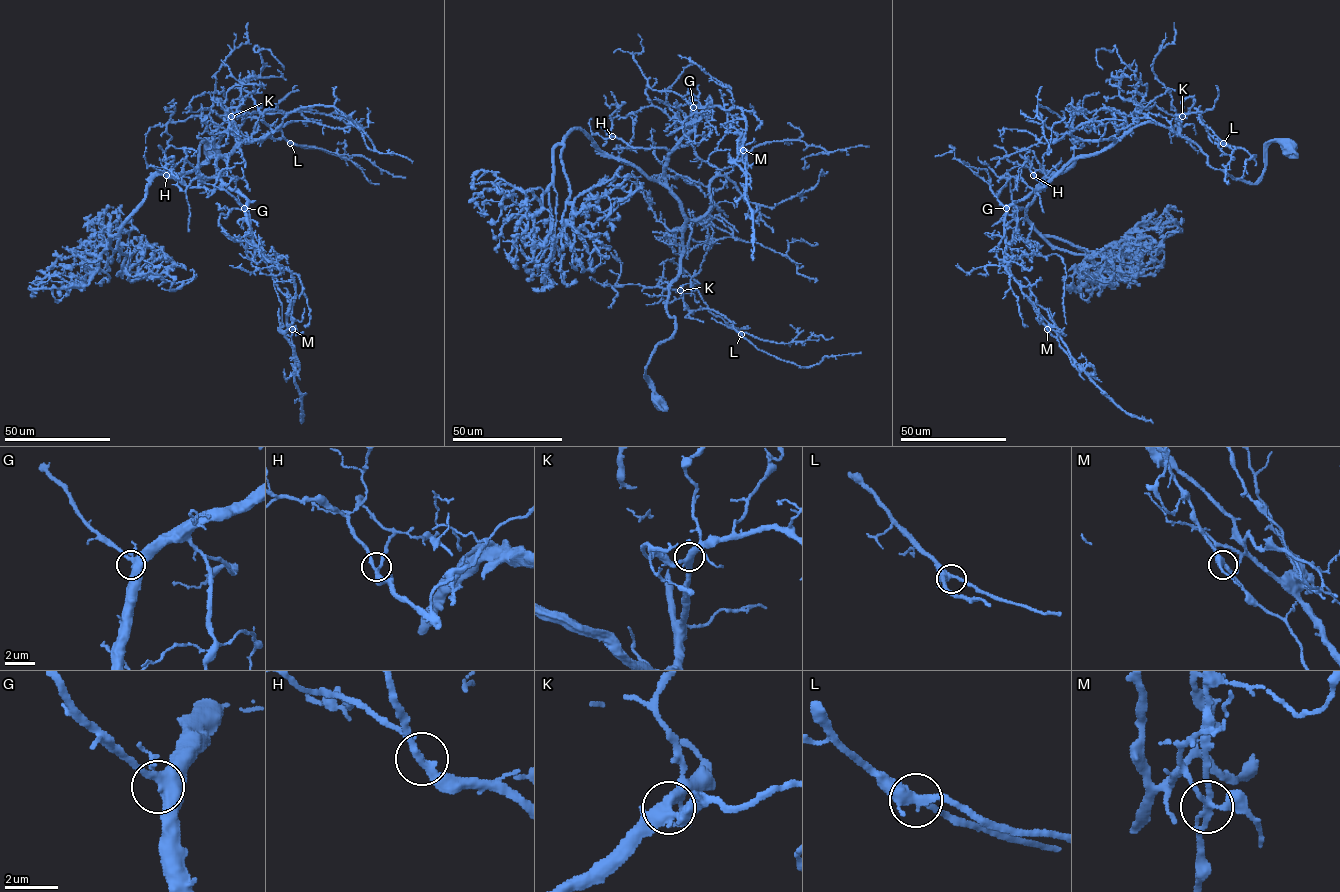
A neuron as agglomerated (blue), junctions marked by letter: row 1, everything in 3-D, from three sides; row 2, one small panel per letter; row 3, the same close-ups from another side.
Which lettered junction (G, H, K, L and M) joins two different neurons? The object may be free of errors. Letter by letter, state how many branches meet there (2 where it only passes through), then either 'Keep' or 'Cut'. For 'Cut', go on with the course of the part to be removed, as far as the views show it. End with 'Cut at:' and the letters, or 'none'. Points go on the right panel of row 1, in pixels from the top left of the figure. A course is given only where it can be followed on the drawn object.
G: Branches: 4. Keep
H: Branches: 3. Keep
K: Branches: 4. Keep
L: Branches: 4. Keep
M: Branches: 4. Cut. Course of the part to remove: (1047, 329), (1049, 327), (1059, 335), (1071, 357), (1115, 403), (1129, 414), (1153, 423)
Cut at: M

